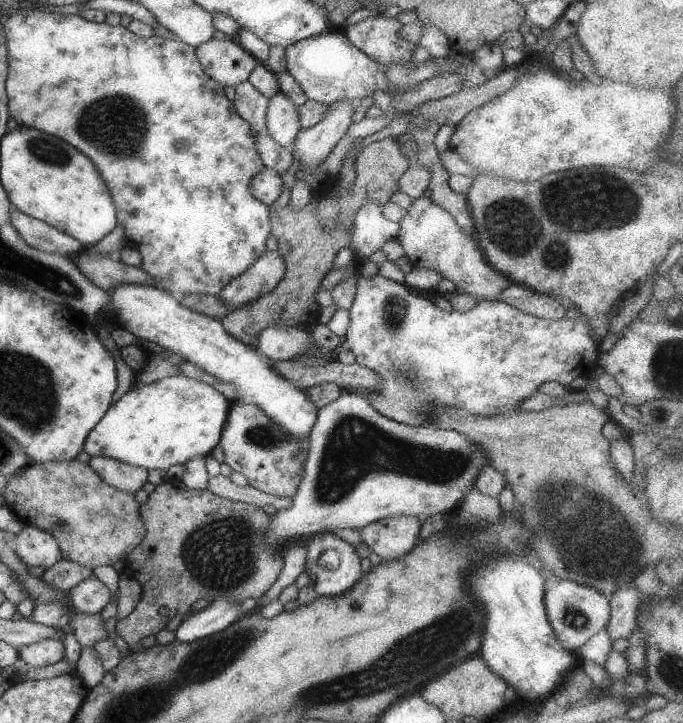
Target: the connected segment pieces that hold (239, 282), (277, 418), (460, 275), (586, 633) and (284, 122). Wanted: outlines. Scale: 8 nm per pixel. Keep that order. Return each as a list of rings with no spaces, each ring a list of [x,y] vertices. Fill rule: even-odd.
[[[270,250],[264,252],[244,274],[236,276],[218,294],[231,311],[272,292],[287,269],[284,257]]]
[[[124,284],[116,286],[108,292],[112,300],[112,310],[120,318],[124,328],[140,340],[158,344],[174,354],[178,354],[184,361],[200,366],[210,376],[218,378],[220,382],[230,384],[235,391],[234,399],[252,398],[264,414],[276,422],[290,438],[300,442],[308,440],[310,432],[318,416],[318,408],[302,388],[288,382],[280,376],[272,366],[262,360],[262,354],[255,346],[248,346],[240,340],[230,336],[221,319],[210,318],[190,308],[182,306],[171,292],[150,285]]]
[[[424,196],[414,199],[399,225],[396,239],[414,267],[440,272],[444,279],[454,282],[477,300],[497,300],[514,283],[511,278],[489,265],[474,235],[466,234],[454,217],[432,199]]]
[[[561,579],[554,588],[546,591],[544,604],[547,617],[561,646],[568,651],[576,650],[600,630],[605,629],[611,615],[609,599],[609,596],[596,588],[566,579]]]
[[[282,91],[269,98],[265,119],[270,136],[282,147],[290,146],[302,129],[297,106]]]

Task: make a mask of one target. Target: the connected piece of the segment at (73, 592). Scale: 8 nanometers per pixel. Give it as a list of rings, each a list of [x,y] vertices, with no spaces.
[[[90,576],[71,588],[69,597],[76,612],[82,614],[98,614],[113,600],[110,588],[95,576]]]

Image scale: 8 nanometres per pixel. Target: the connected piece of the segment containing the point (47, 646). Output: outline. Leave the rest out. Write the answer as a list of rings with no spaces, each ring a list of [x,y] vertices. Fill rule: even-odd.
[[[54,638],[40,640],[17,649],[19,660],[32,668],[44,668],[62,660],[65,651],[63,640],[54,640]]]

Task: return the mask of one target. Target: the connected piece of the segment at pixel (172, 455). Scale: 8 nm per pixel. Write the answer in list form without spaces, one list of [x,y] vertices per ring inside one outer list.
[[[184,375],[136,386],[133,384],[106,411],[84,442],[83,451],[92,456],[108,456],[150,469],[185,464],[195,456],[206,457],[219,444],[231,400],[204,382]]]

